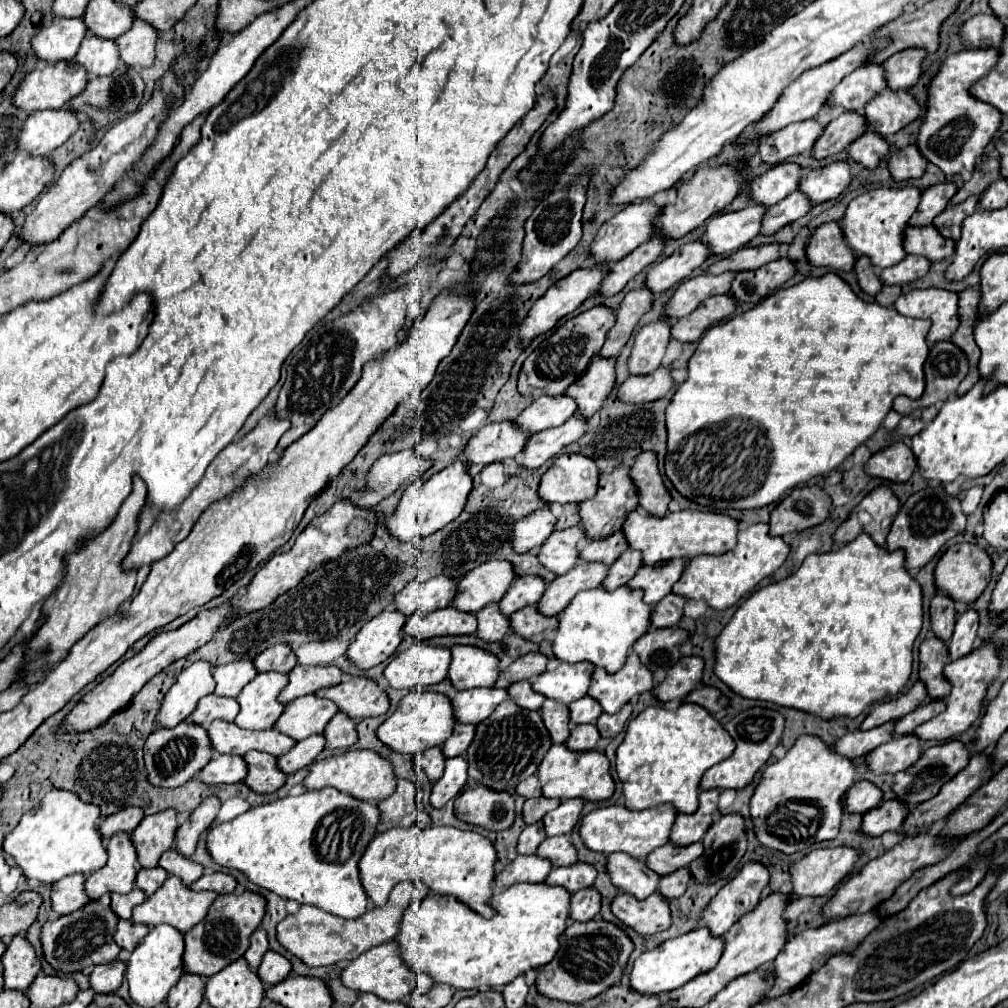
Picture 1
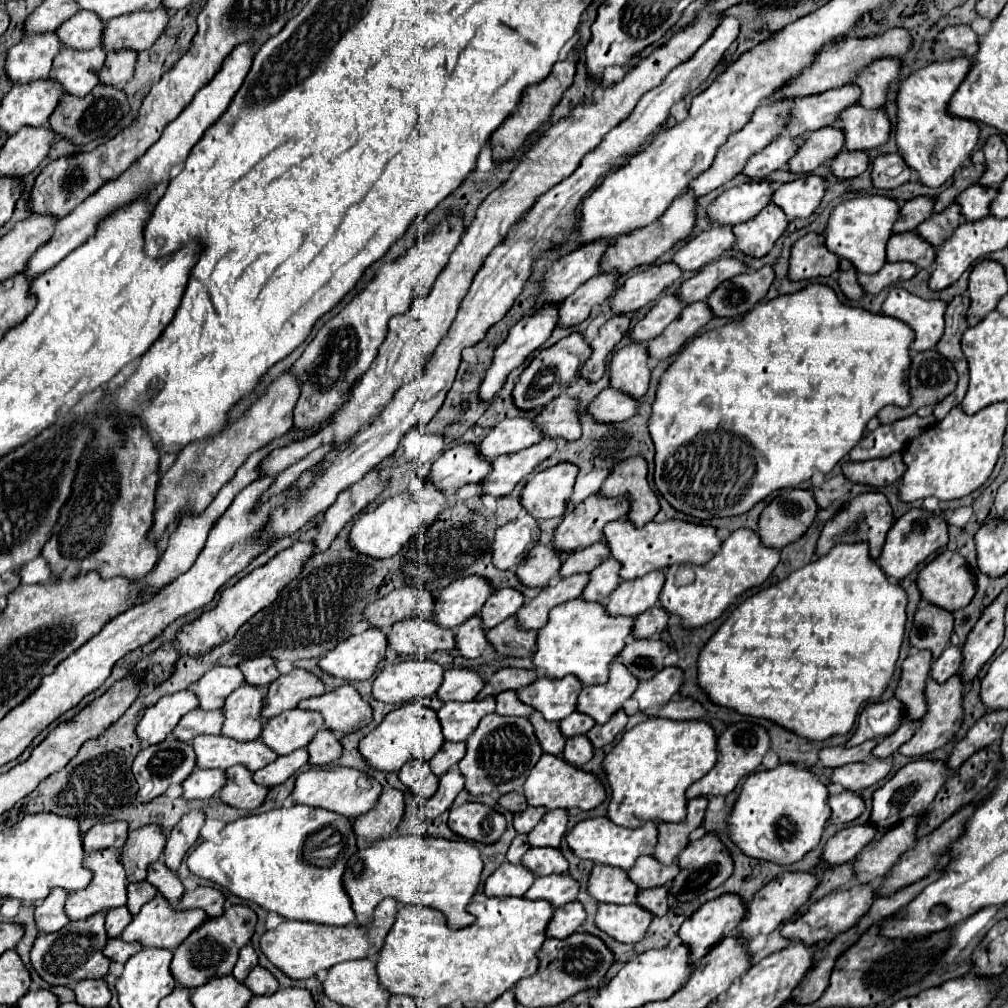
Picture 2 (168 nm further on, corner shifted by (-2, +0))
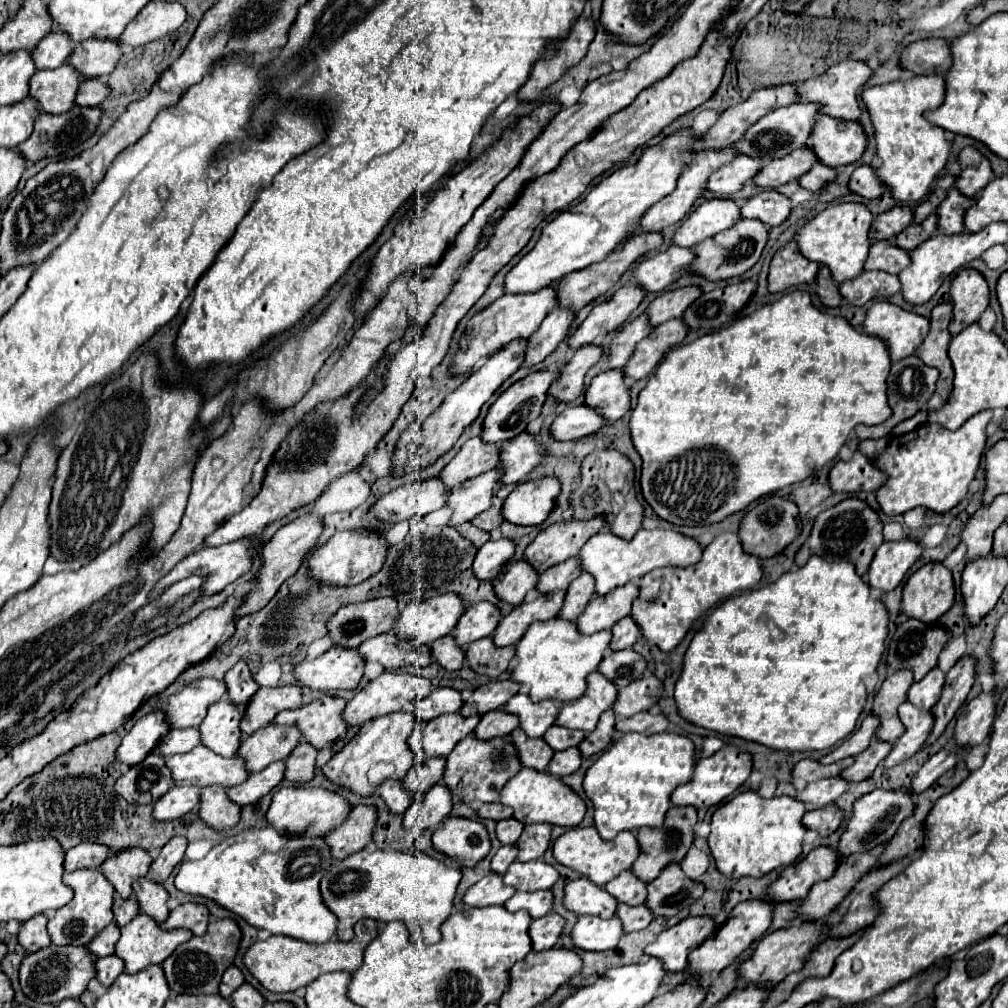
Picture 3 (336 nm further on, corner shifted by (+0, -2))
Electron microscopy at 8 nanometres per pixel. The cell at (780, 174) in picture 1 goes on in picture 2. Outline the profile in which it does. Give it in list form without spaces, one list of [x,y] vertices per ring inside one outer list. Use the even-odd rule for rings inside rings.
[[[750,180],[742,186],[726,190],[708,208],[708,216],[716,224],[742,224],[754,218],[764,206],[772,202],[776,184],[768,180]]]

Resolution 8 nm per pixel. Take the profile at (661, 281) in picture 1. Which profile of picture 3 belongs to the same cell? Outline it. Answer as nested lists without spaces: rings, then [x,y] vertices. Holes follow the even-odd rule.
[[[622,286],[614,296],[592,308],[588,318],[578,326],[578,330],[572,336],[568,336],[568,348],[578,350],[582,346],[594,344],[594,340],[600,336],[600,330],[618,330],[628,320],[632,310],[642,302],[644,296],[646,292],[636,292],[636,288]]]

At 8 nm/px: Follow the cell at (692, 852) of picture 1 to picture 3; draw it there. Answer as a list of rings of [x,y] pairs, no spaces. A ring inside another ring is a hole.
[[[624,870],[614,880],[610,880],[604,886],[604,890],[622,904],[638,906],[638,904],[644,904],[644,900],[646,900],[646,886],[648,884],[644,884],[642,880],[636,880],[636,876],[632,876],[632,870]]]

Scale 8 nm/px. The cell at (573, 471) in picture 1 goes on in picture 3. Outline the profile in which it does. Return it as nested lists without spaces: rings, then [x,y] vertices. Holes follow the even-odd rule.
[[[552,476],[516,484],[502,504],[502,518],[518,526],[540,526],[554,508],[560,482]]]

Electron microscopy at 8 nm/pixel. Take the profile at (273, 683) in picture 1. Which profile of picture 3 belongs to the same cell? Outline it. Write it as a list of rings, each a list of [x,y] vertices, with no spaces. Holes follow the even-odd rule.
[[[224,698],[216,704],[212,704],[208,710],[206,710],[206,718],[202,720],[202,724],[198,726],[200,730],[200,742],[210,748],[212,752],[216,752],[218,756],[224,756],[224,758],[232,758],[236,754],[236,748],[242,740],[240,736],[240,716],[242,716],[242,708],[232,708],[232,704],[228,704]]]

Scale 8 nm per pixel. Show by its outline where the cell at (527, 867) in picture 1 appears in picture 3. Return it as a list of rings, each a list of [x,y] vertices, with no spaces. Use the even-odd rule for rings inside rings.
[[[488,874],[468,888],[462,902],[468,906],[502,906],[514,892],[514,888],[500,884],[500,876]]]

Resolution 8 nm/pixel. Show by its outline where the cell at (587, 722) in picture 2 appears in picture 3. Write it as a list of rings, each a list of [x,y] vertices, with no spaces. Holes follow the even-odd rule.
[[[552,726],[552,728],[548,728],[548,732],[544,734],[544,740],[546,740],[546,744],[548,744],[554,752],[560,752],[560,750],[578,746],[580,740],[584,740],[584,732],[576,732],[576,730]]]

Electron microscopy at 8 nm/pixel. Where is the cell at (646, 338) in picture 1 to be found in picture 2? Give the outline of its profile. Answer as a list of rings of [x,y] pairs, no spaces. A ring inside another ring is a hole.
[[[634,342],[618,350],[610,360],[610,386],[628,392],[634,398],[644,396],[650,382],[648,360],[648,346],[642,342]]]

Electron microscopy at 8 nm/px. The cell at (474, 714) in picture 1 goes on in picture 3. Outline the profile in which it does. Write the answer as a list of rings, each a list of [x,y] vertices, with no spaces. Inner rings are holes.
[[[458,712],[448,716],[438,716],[436,720],[430,720],[422,726],[422,730],[414,736],[410,736],[408,744],[416,756],[422,760],[426,758],[442,758],[452,752],[452,748],[472,734],[472,728],[476,728],[480,716],[464,718]]]

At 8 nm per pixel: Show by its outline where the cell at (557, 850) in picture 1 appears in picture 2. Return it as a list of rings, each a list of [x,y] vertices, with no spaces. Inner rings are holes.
[[[530,848],[522,864],[532,870],[536,876],[548,876],[548,874],[566,874],[568,872],[568,860],[564,858],[560,848]]]

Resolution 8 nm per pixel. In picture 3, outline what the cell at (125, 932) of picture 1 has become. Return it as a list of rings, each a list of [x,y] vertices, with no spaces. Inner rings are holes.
[[[114,954],[108,958],[96,960],[96,980],[104,988],[110,988],[110,984],[122,974],[122,970],[124,970],[124,962]]]

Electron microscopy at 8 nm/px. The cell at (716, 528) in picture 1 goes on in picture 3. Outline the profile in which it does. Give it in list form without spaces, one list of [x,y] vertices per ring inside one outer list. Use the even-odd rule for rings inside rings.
[[[640,528],[632,540],[620,540],[618,536],[612,536],[610,532],[600,532],[592,536],[592,540],[588,540],[588,544],[584,544],[582,550],[578,552],[580,566],[584,572],[588,572],[594,578],[596,582],[594,590],[598,596],[606,596],[614,588],[624,586],[628,582],[638,582],[644,574],[648,574],[654,568],[692,566],[700,560],[700,556],[702,556],[702,548],[698,546],[696,540],[682,536],[680,532],[662,530],[662,528],[656,528],[656,530]]]

